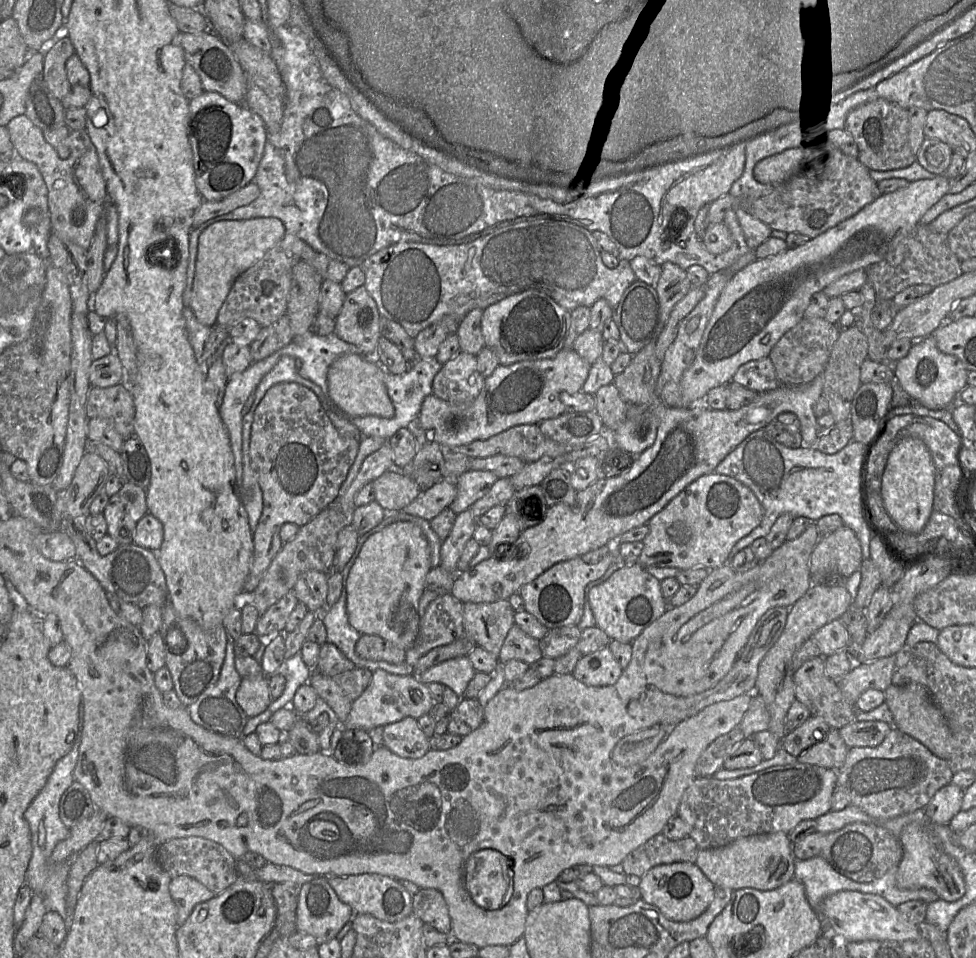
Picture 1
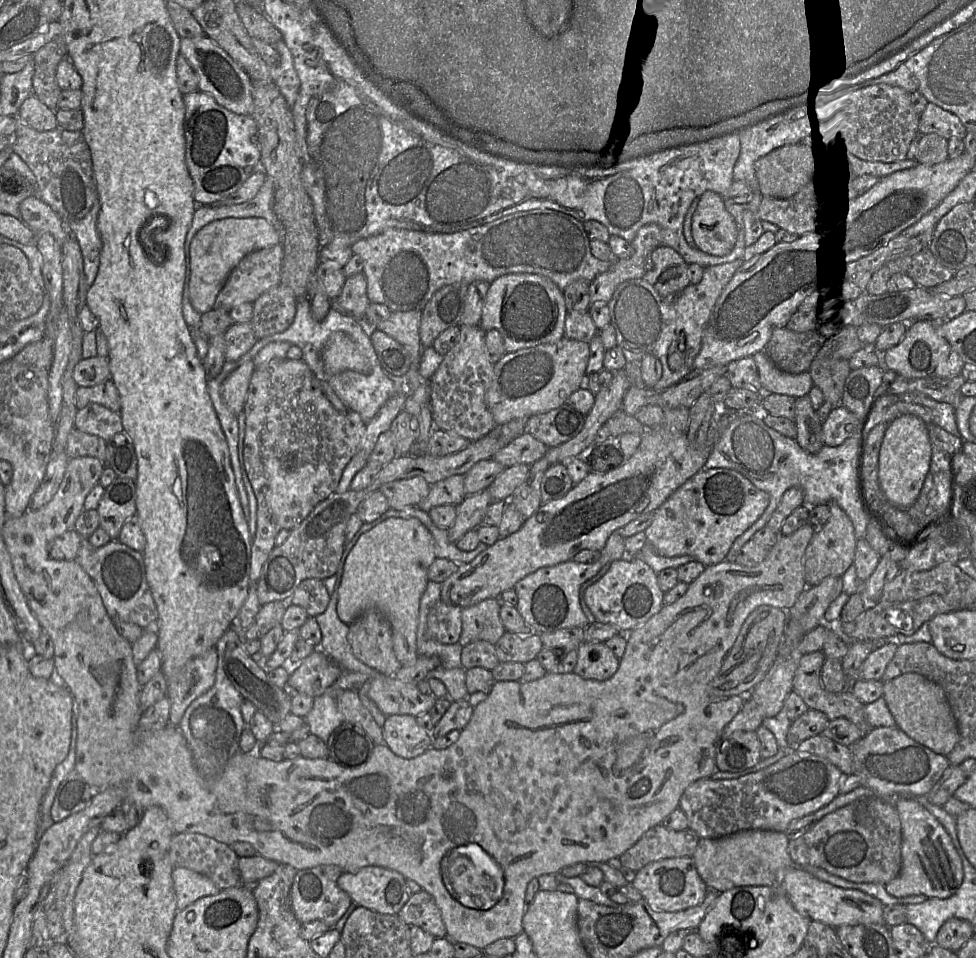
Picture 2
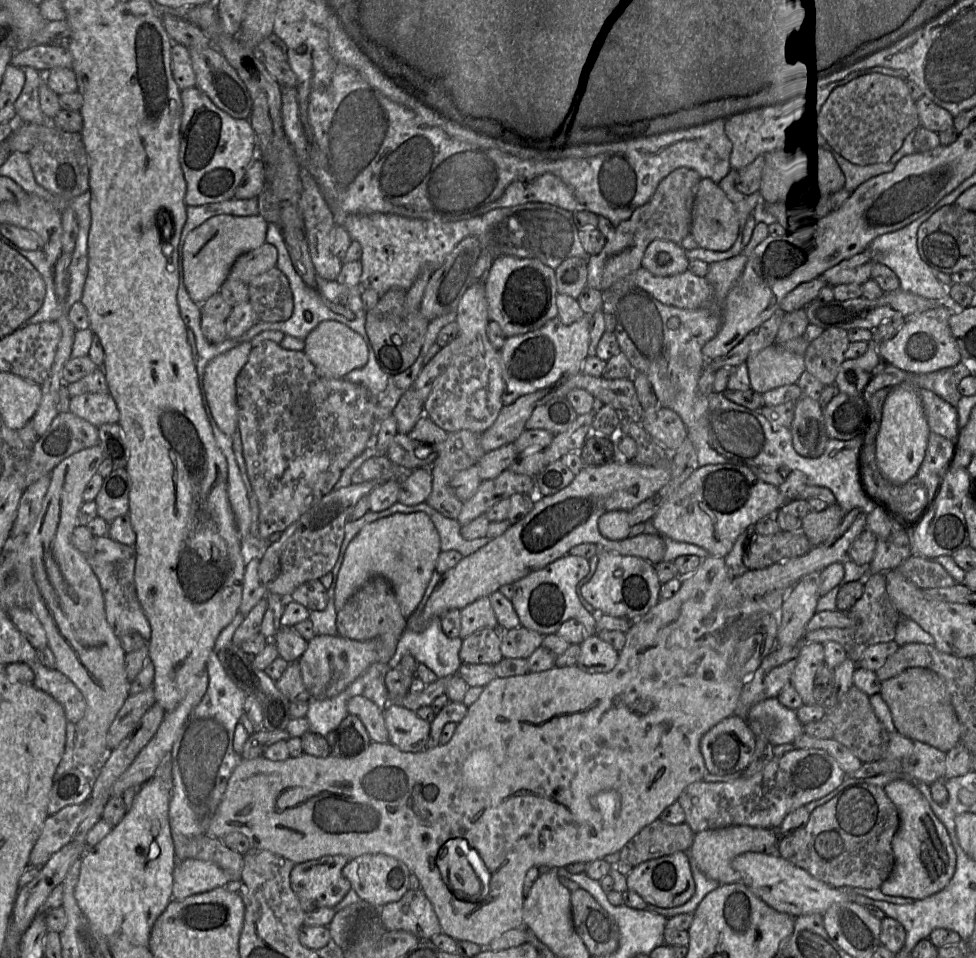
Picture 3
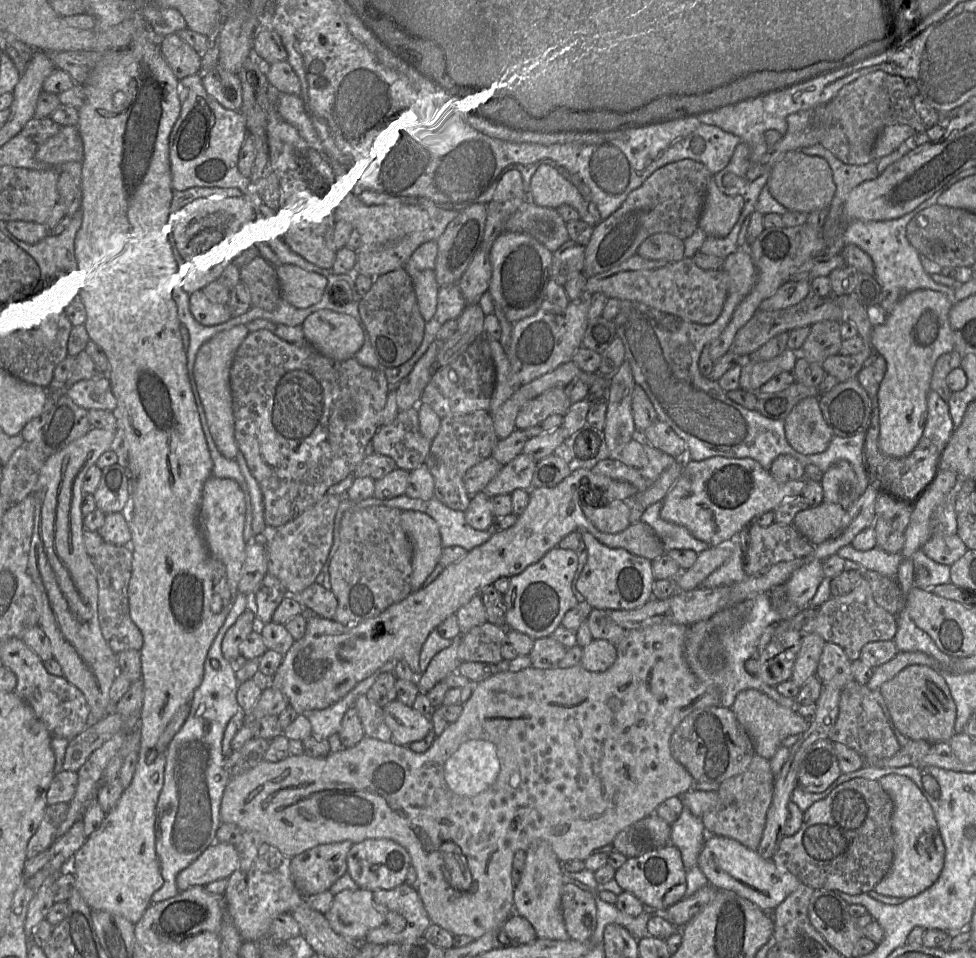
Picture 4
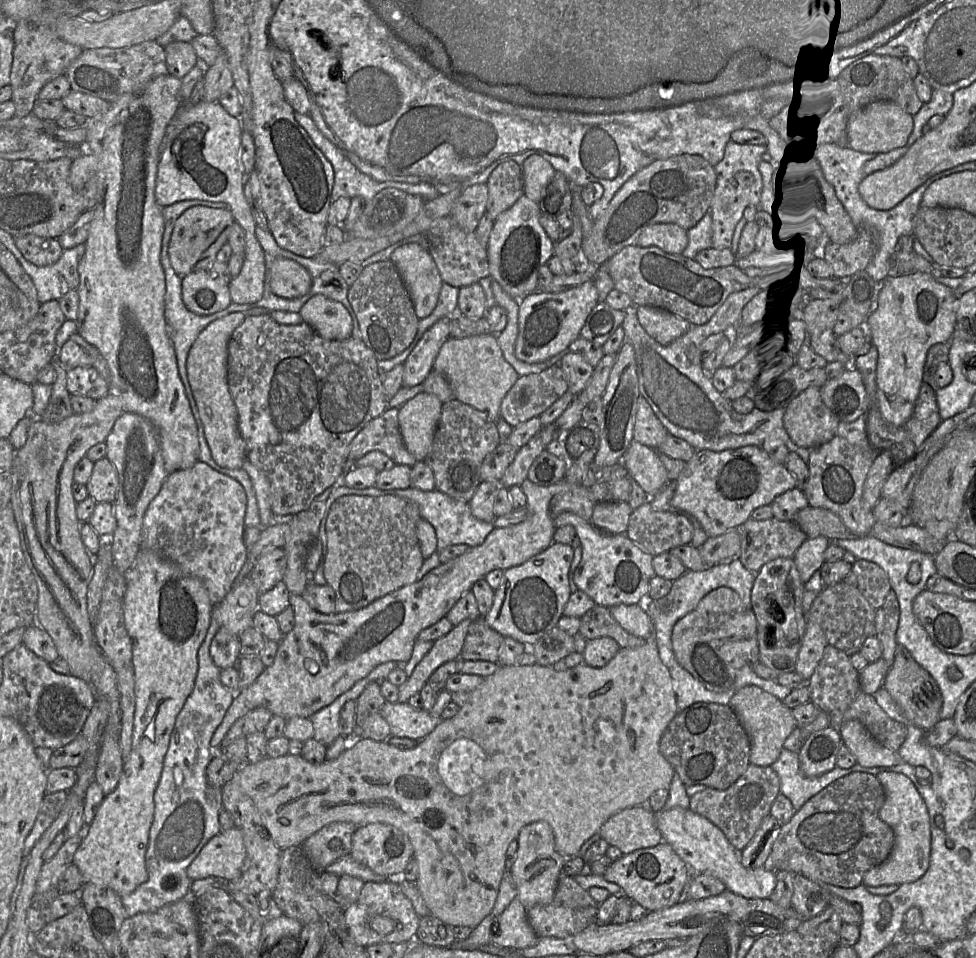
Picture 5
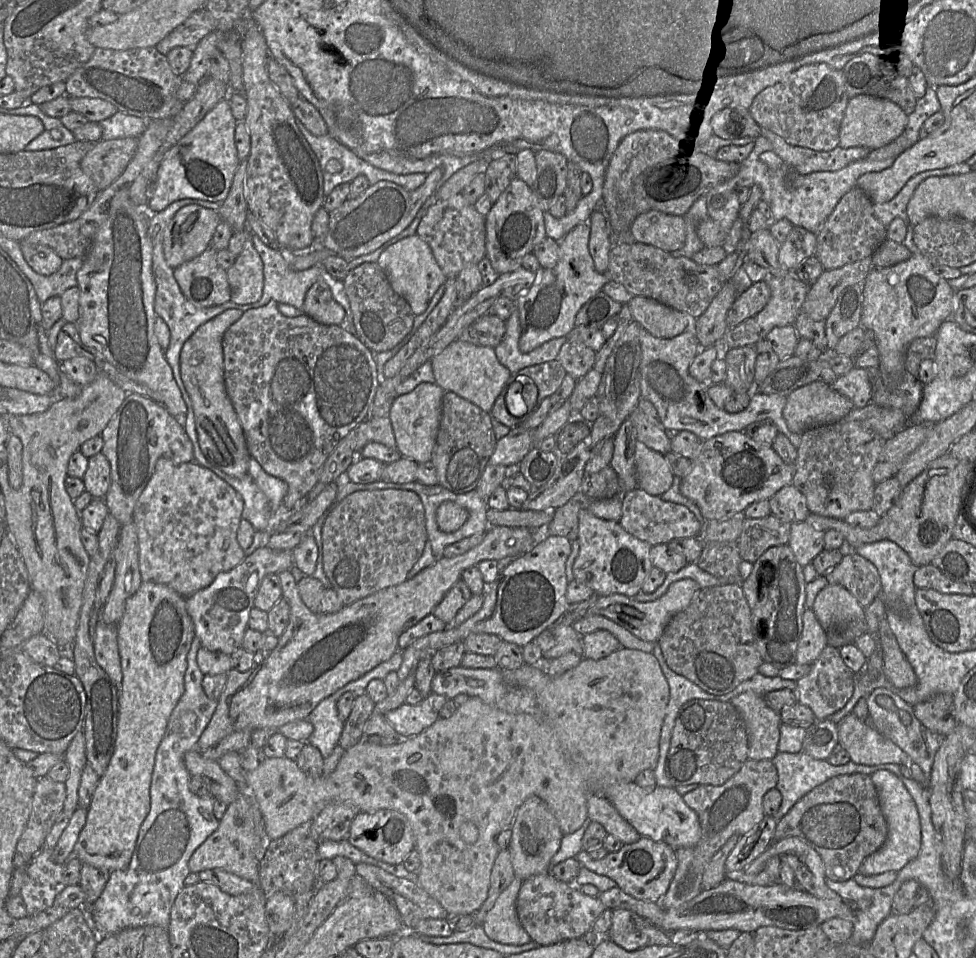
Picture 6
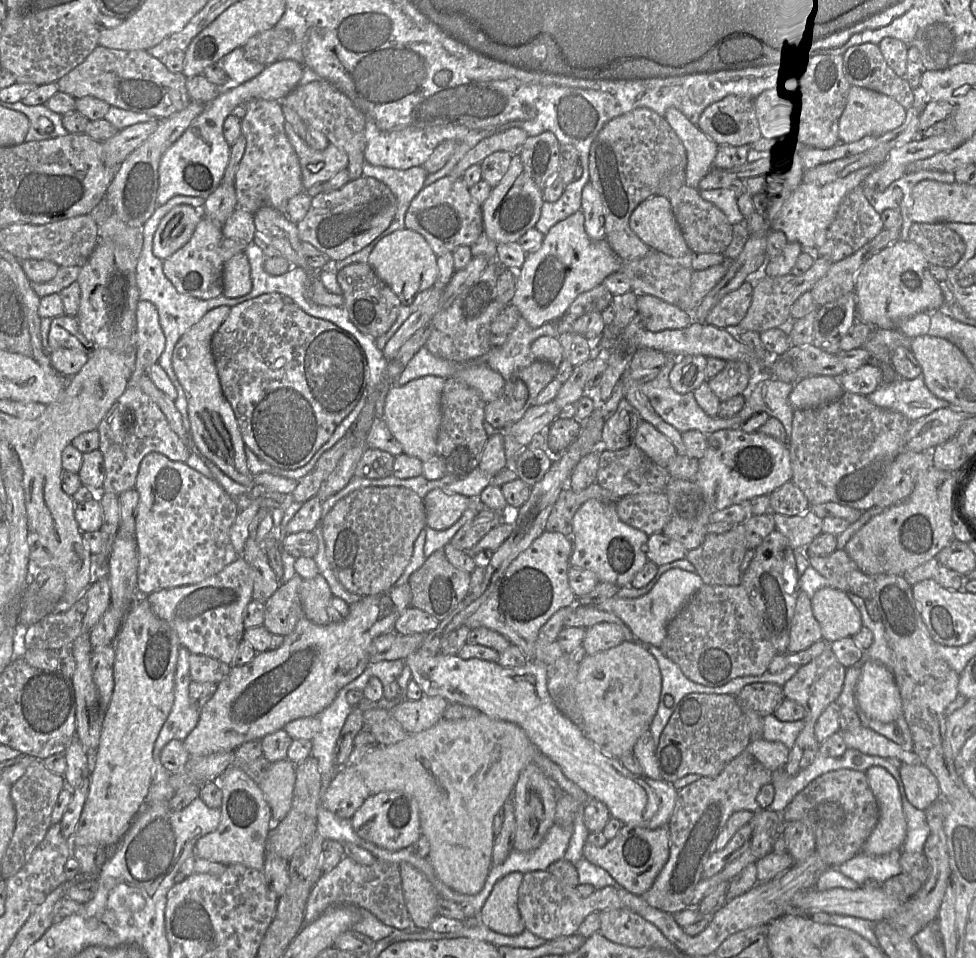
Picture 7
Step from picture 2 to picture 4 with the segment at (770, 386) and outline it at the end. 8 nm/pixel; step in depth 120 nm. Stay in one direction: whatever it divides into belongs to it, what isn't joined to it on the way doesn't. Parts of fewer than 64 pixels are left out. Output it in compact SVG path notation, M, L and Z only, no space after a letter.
M786 348L775 358L766 361L742 360L740 374L740 388L743 390L758 392L762 385L774 376L782 372L793 372L800 352Z

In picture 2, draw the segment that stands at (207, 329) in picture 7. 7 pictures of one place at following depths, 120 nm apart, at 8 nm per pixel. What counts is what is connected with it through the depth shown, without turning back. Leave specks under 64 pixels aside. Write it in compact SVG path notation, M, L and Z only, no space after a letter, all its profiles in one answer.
M246 361L232 371L221 385L221 397L236 416L243 411L254 369L253 361Z

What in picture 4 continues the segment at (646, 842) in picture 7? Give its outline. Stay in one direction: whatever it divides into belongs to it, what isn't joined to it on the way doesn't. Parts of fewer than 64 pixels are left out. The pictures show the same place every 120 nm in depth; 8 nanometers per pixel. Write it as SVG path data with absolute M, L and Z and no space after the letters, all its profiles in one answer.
M672 844L628 858L615 870L614 880L623 889L657 911L666 911L679 902L687 889L685 869L679 850Z

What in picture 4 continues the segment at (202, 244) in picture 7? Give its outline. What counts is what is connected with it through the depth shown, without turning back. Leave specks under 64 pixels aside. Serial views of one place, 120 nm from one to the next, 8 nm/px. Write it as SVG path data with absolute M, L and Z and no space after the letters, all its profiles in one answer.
M203 289L190 291L189 308L194 318L205 326L218 325L232 318L228 304L210 301Z

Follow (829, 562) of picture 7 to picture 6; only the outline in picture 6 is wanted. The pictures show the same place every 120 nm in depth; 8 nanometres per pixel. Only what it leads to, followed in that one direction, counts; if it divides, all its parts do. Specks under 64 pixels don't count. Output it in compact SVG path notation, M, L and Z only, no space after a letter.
M856 552L843 556L841 562L824 577L829 584L846 588L864 608L871 605L882 592L876 566Z

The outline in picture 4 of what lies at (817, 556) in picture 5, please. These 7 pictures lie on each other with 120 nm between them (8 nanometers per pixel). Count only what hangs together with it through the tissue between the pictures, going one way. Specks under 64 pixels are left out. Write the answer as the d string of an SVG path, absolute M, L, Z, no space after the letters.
M815 558L807 559L786 582L787 597L797 607L805 609L810 606L824 578L822 562Z

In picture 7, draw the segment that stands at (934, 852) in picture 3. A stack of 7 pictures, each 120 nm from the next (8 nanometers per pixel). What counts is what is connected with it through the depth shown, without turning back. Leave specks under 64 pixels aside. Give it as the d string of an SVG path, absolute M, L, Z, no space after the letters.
M872 767L865 774L879 805L879 820L865 843L863 852L882 856L893 850L902 851L907 822L899 786L895 778L882 767Z

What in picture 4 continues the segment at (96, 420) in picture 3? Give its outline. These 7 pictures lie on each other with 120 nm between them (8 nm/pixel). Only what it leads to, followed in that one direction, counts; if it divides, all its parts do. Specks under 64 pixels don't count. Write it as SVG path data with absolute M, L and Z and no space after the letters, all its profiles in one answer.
M107 376L80 380L68 388L66 393L77 405L87 411L101 409L113 412L117 407L117 400Z

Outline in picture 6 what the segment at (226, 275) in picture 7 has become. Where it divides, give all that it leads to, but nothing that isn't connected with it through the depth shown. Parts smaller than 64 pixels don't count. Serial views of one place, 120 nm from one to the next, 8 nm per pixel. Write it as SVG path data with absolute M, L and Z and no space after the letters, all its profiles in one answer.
M251 237L245 241L241 253L226 274L230 286L230 301L240 305L259 301L264 284L263 262Z

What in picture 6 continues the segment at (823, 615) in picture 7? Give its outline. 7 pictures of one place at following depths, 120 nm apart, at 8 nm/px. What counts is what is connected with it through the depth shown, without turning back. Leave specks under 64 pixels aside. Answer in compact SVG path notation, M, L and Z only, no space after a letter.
M839 584L826 585L817 594L812 609L825 631L851 627L855 639L868 633L865 608Z

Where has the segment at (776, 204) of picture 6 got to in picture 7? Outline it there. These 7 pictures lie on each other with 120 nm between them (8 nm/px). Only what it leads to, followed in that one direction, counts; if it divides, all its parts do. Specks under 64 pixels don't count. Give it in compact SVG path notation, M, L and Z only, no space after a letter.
M865 167L859 169L826 185L800 183L793 190L784 209L777 216L769 217L769 231L780 230L785 233L789 242L799 242L804 250L814 252L824 243L826 233L844 196L855 187L862 185L865 178L876 168Z

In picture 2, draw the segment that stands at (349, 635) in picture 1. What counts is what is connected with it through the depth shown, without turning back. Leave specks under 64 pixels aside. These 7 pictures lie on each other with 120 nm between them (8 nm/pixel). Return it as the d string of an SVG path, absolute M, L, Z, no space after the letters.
M337 578L326 610L315 617L322 634L319 649L338 663L342 667L343 672L358 672L372 678L380 673L354 656L348 642L349 625L338 617L339 581L339 578Z

